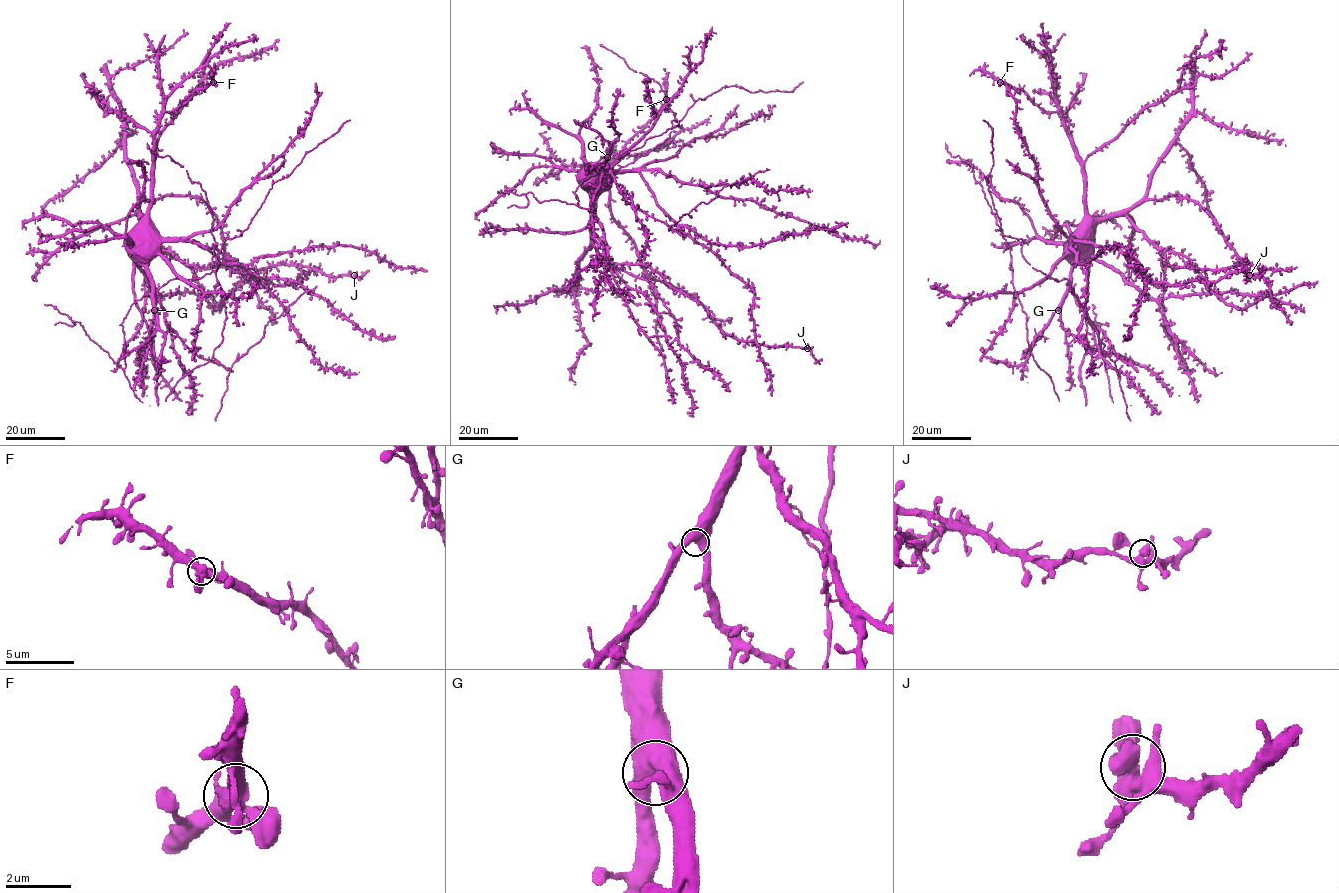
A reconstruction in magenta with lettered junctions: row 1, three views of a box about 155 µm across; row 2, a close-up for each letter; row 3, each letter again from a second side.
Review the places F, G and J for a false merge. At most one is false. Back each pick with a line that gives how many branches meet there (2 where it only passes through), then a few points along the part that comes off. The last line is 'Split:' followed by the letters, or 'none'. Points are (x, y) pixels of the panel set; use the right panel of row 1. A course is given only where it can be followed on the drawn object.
Split: none

